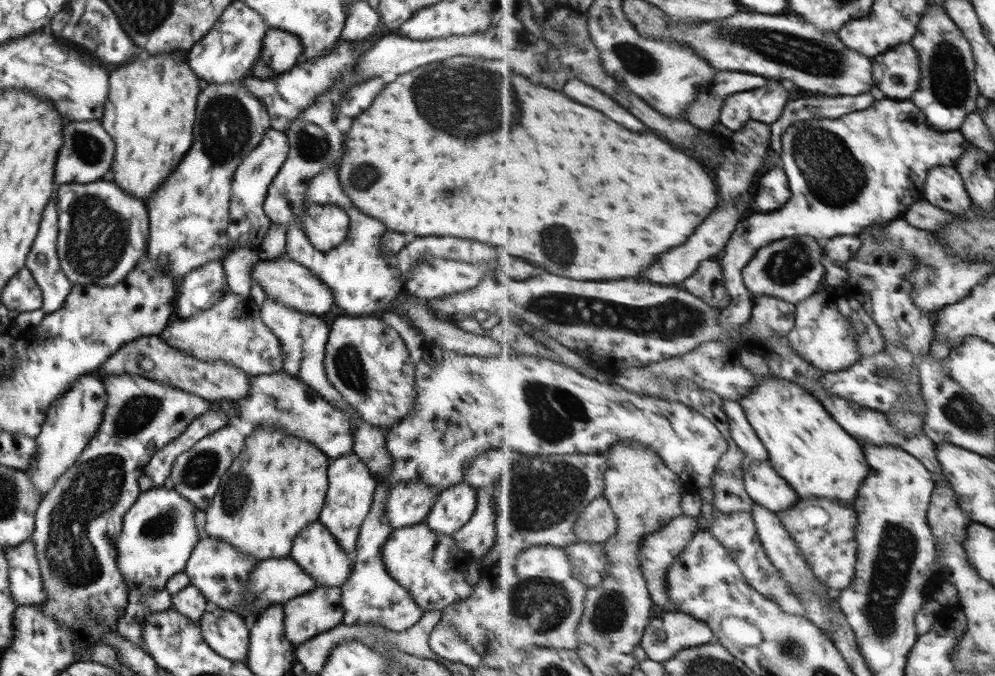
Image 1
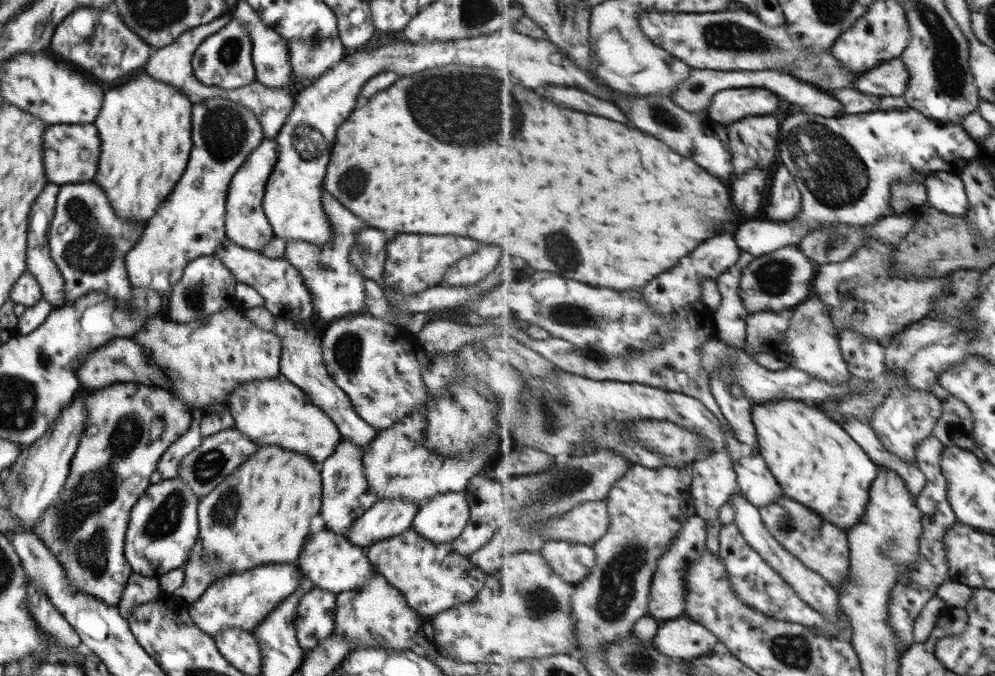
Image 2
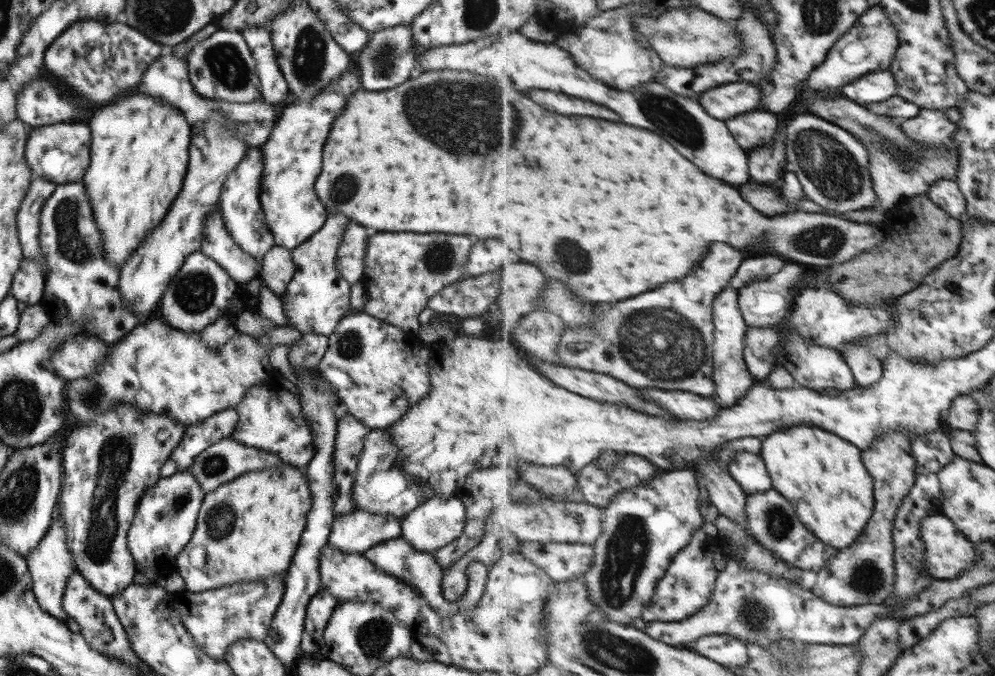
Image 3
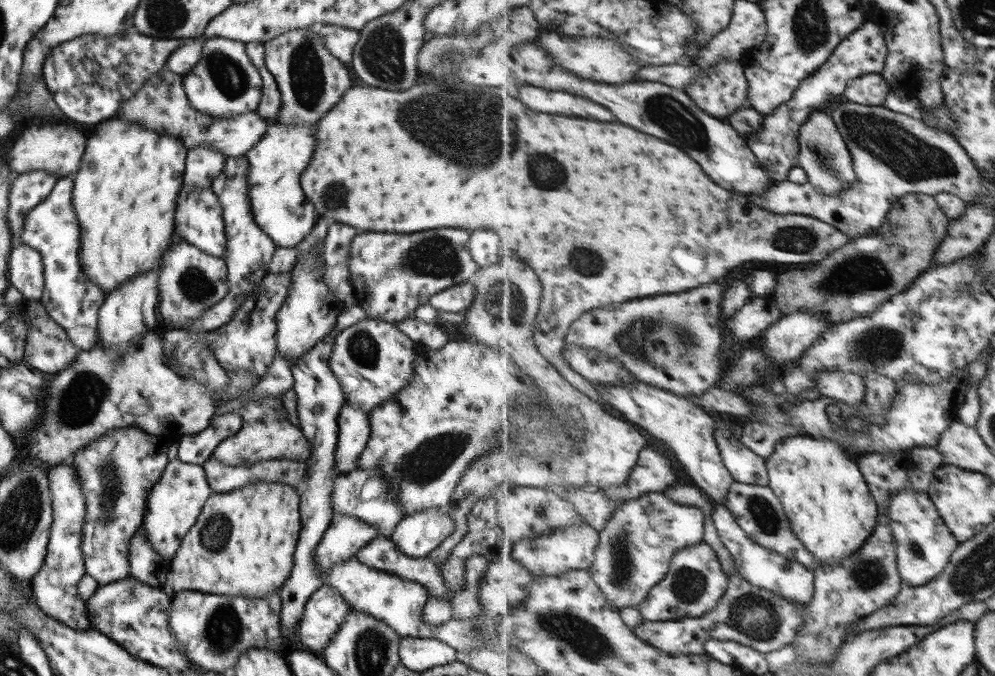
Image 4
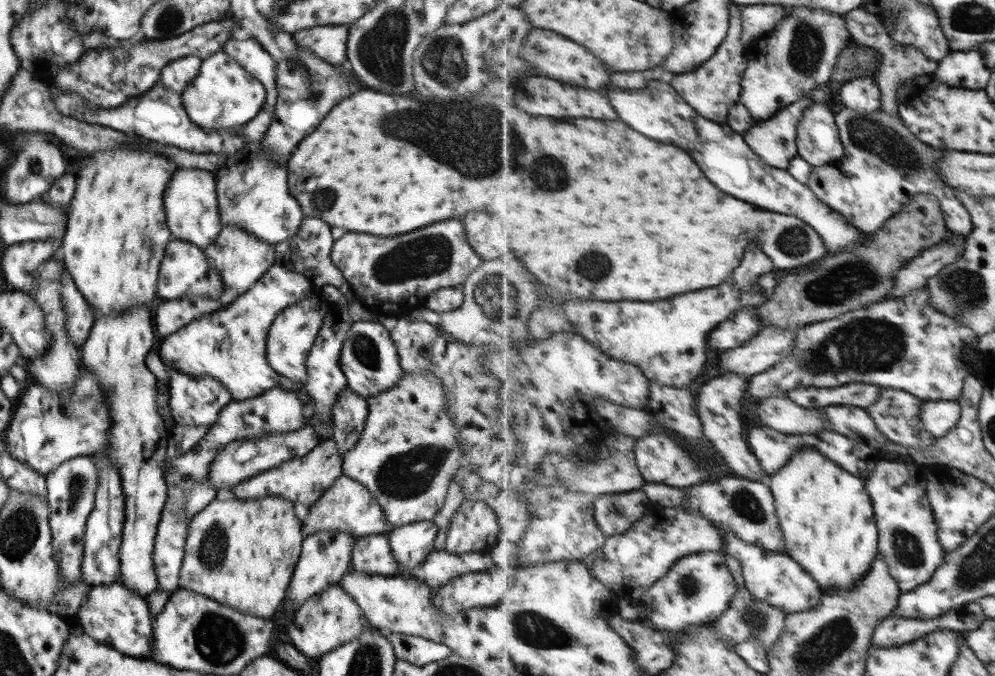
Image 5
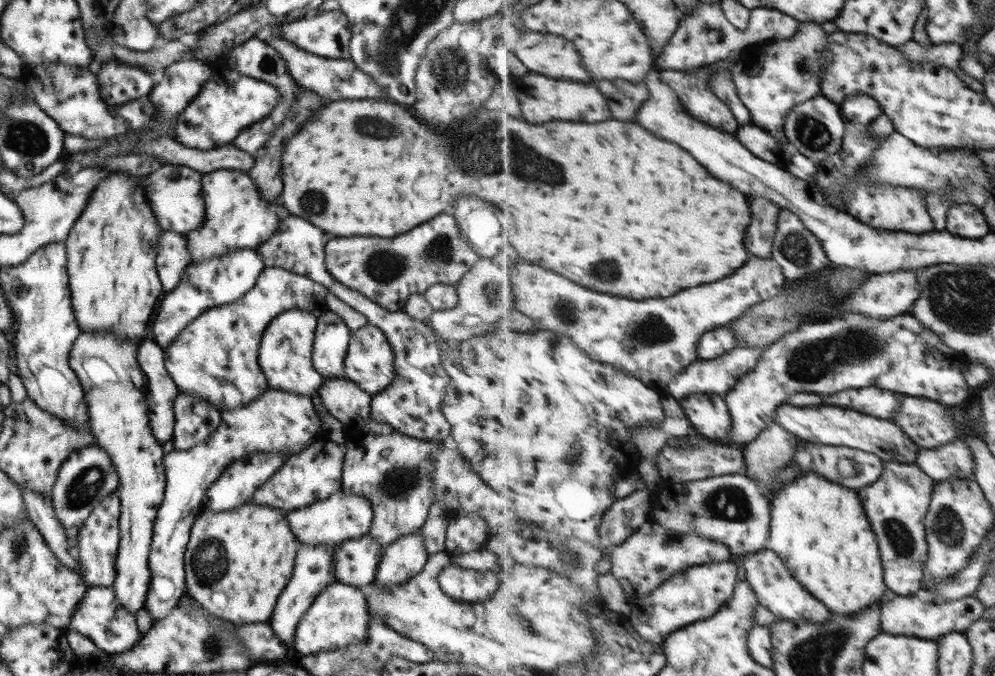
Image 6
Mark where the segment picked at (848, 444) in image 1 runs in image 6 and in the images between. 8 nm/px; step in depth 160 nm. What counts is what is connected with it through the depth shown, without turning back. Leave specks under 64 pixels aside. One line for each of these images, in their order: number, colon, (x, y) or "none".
2: (816, 461)
3: (824, 476)
4: (833, 511)
5: (826, 513)
6: (821, 529)

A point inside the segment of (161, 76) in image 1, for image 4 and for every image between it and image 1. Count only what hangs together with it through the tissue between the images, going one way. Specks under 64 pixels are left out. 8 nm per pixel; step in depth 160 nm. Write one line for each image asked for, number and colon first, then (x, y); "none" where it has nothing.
2: (144, 125)
3: (138, 154)
4: (124, 191)

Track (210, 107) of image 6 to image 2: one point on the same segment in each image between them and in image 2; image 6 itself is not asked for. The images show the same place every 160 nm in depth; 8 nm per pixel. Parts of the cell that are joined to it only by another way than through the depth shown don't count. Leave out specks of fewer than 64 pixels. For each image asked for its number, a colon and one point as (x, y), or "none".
2: (223, 59)
3: (221, 67)
4: (223, 82)
5: (222, 95)

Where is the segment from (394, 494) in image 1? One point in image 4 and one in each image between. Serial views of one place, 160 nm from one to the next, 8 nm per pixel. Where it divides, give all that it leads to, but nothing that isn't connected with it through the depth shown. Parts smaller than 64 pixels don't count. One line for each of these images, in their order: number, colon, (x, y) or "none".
2: (385, 518)
3: (355, 532)
4: (345, 536)

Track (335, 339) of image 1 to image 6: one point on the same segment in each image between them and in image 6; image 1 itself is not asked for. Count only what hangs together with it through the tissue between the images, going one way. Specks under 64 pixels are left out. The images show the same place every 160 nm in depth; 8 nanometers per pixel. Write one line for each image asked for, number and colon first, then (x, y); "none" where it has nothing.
2: (372, 362)
3: (370, 365)
4: (372, 360)
5: (368, 359)
6: (368, 362)

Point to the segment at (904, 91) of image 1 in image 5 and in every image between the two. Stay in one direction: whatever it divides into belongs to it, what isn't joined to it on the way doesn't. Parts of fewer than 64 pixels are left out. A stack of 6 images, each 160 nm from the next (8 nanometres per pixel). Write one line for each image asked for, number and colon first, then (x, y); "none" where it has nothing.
2: (891, 78)
3: (879, 86)
4: (872, 89)
5: (864, 95)

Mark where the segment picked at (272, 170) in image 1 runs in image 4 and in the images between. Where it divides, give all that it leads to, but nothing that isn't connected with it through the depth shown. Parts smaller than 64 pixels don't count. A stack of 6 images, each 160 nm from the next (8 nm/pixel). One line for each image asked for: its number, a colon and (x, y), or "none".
2: (245, 225)
3: (241, 215)
4: (248, 249)

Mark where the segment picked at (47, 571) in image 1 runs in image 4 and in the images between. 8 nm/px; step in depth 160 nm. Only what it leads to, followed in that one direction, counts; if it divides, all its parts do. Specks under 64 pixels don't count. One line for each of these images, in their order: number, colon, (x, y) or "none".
2: (129, 425)
3: (108, 463)
4: (115, 472)

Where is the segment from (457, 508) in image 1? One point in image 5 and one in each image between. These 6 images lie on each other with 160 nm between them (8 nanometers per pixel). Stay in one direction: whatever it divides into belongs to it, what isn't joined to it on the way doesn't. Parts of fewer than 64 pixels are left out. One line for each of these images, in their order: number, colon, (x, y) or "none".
2: (440, 519)
3: (439, 519)
4: (416, 535)
5: (410, 544)

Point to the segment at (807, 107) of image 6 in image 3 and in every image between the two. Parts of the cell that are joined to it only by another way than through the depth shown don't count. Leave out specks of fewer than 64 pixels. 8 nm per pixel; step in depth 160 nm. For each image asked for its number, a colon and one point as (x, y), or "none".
3: (832, 163)
4: (824, 154)
5: (819, 142)

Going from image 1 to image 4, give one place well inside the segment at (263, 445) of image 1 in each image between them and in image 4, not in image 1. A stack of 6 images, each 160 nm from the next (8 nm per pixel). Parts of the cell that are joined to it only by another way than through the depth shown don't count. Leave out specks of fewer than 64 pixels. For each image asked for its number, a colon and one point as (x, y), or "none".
2: (259, 514)
3: (250, 528)
4: (242, 543)

